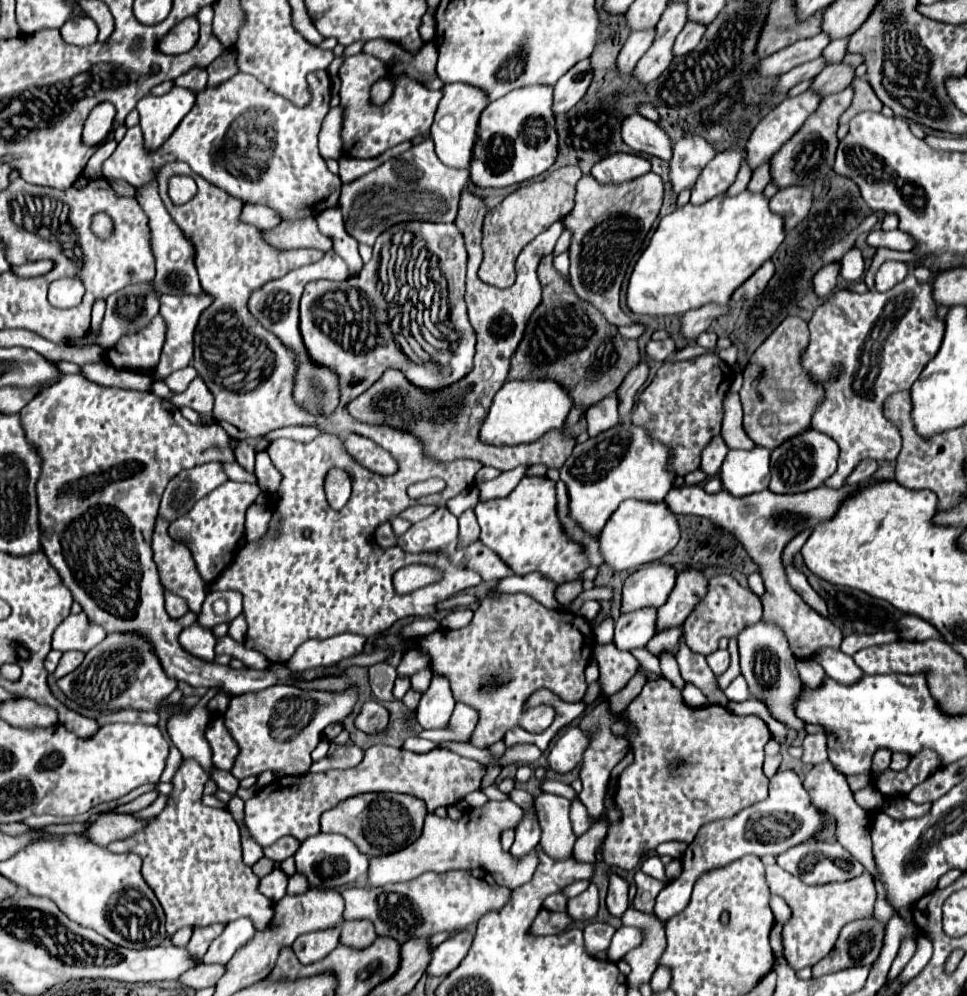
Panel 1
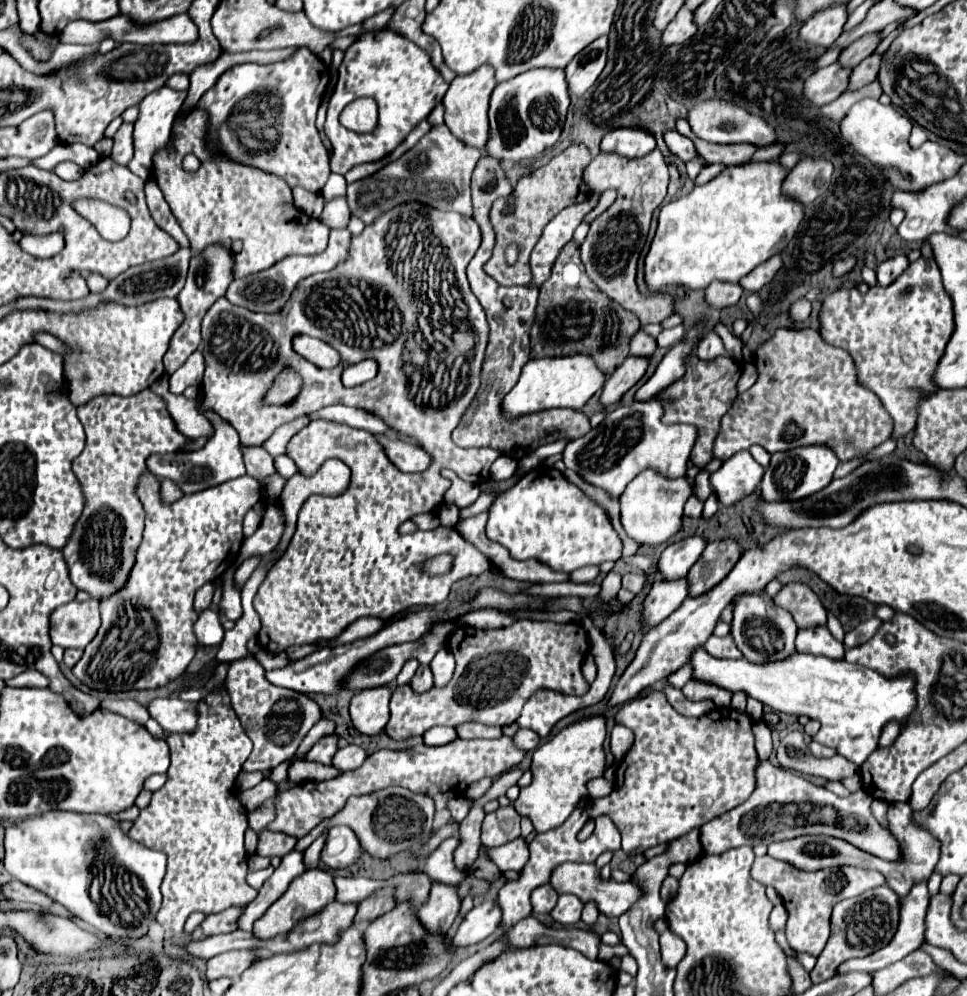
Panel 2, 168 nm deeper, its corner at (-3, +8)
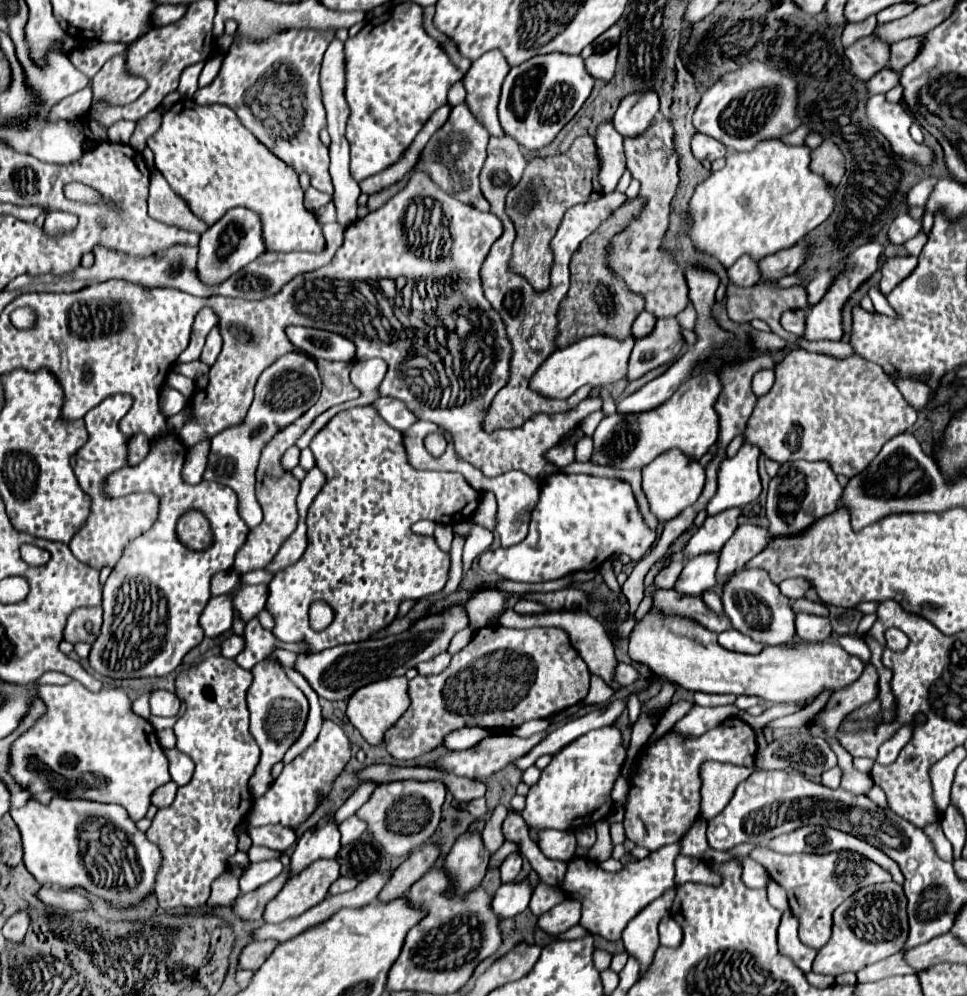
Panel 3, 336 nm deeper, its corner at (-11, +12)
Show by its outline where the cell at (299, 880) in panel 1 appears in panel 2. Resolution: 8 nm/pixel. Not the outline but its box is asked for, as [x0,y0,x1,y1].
[304,833,326,869]

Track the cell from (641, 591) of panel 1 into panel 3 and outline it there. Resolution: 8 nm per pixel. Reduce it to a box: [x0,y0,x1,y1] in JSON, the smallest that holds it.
[684,507,742,559]

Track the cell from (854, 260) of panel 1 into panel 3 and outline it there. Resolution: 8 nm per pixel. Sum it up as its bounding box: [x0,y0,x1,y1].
[870,287,898,319]

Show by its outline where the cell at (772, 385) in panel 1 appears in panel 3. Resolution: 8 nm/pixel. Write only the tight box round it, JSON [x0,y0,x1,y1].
[744,349,916,479]

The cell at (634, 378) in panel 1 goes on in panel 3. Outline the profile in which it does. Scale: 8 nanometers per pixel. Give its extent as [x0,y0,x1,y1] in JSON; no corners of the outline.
[632,311,656,337]

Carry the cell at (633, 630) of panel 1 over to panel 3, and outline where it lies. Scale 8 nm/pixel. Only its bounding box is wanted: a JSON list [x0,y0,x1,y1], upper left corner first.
[676,553,718,595]

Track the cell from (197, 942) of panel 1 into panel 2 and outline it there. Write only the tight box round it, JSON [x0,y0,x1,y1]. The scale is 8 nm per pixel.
[200,909,242,937]

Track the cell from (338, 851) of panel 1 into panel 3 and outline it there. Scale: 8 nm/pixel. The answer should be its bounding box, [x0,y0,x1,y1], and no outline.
[340,815,366,845]

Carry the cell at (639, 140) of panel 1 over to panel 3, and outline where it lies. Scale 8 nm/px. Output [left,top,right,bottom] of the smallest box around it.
[692,133,726,161]

